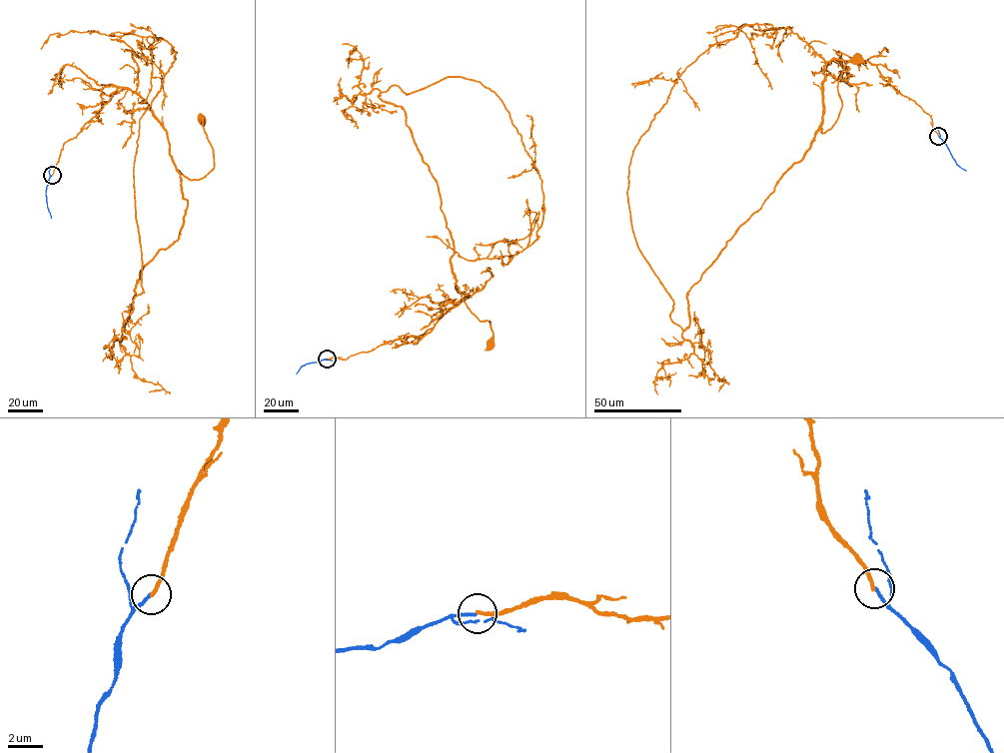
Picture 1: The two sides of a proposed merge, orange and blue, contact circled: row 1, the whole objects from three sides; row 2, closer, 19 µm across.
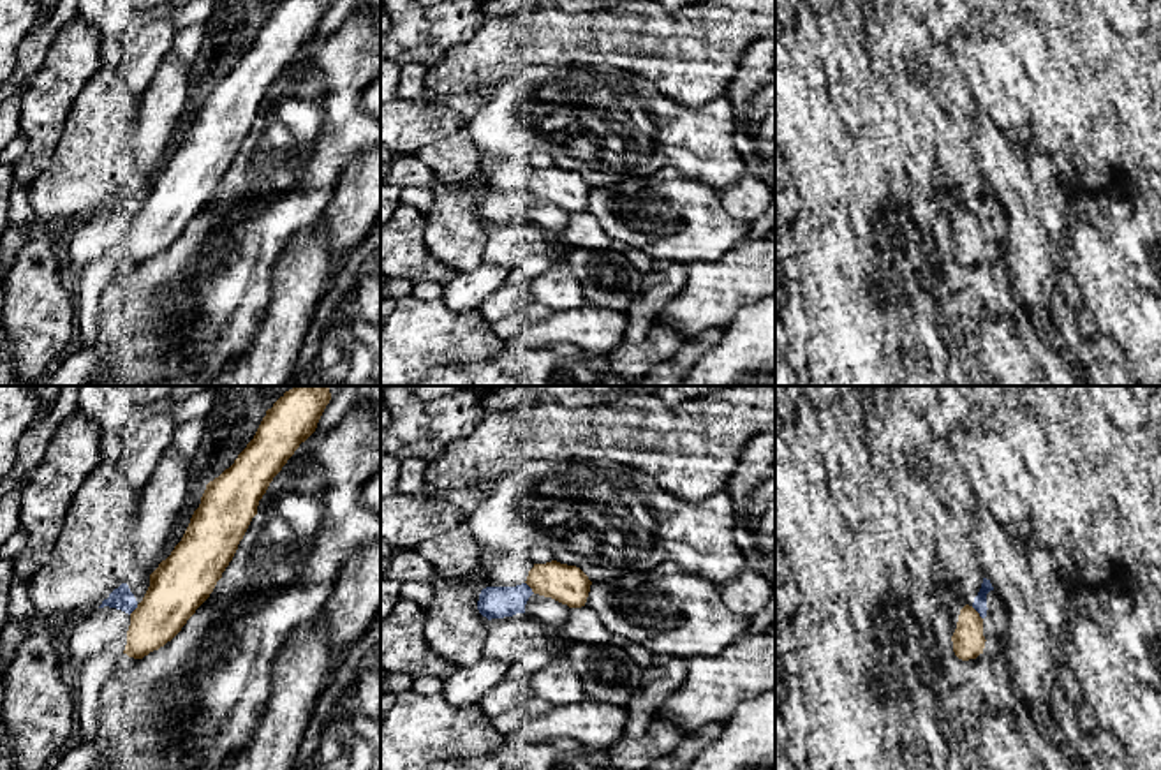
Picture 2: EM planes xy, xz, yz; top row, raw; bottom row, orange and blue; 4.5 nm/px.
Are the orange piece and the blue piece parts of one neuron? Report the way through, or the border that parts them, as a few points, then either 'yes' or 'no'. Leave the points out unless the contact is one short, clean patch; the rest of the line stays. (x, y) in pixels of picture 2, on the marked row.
no

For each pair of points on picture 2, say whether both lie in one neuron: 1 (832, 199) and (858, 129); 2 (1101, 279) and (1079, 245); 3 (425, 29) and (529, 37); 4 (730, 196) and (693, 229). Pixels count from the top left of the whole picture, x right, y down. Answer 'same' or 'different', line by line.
1: different
2: same
3: different
4: different

